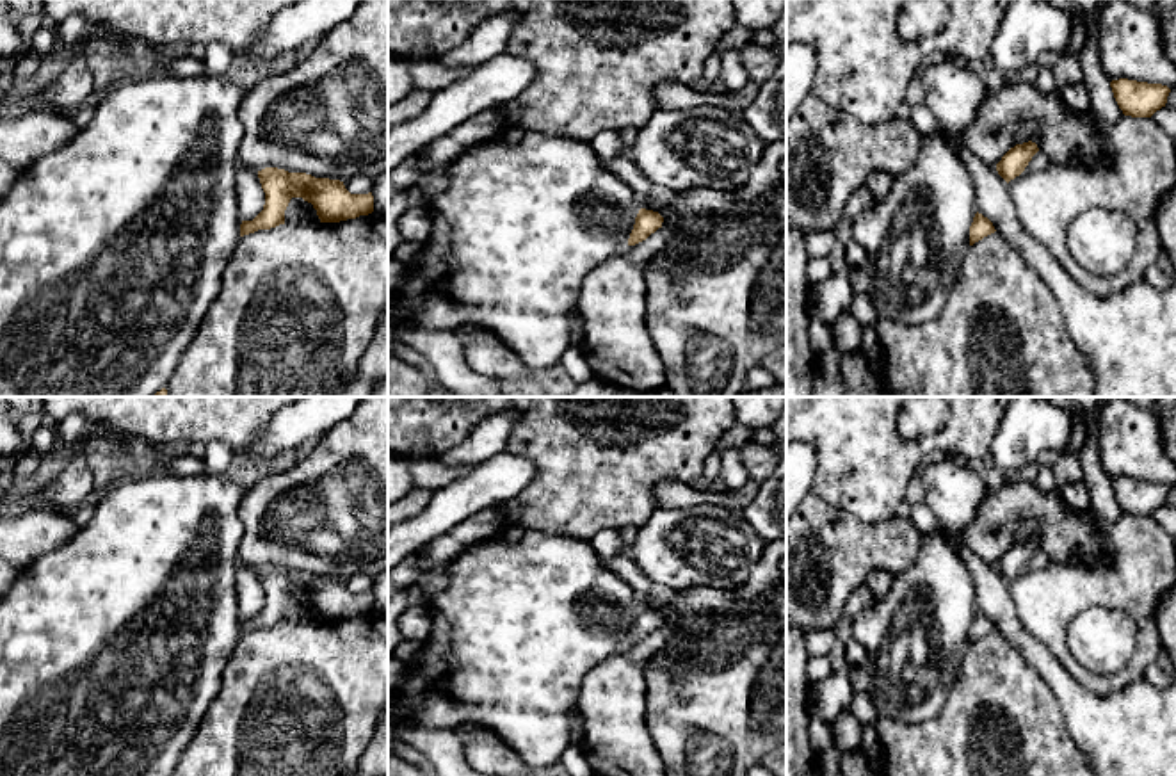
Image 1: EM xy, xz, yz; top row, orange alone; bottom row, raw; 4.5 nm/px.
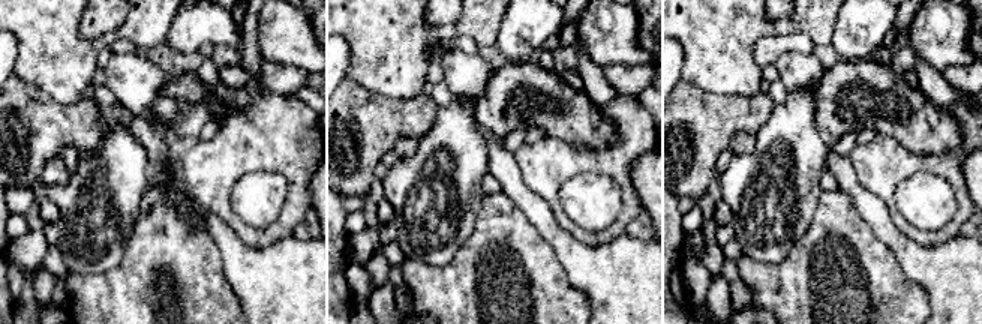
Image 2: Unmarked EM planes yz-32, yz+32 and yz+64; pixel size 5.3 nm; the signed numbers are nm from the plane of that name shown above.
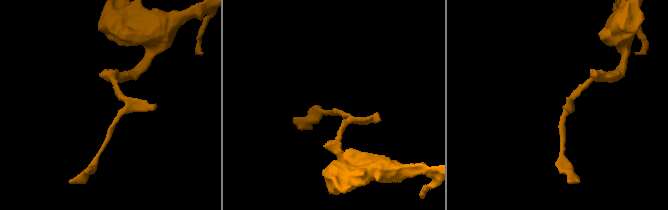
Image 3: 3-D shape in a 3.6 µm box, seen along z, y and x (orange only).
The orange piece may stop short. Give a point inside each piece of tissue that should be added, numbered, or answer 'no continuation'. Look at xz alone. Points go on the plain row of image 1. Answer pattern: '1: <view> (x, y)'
no continuation

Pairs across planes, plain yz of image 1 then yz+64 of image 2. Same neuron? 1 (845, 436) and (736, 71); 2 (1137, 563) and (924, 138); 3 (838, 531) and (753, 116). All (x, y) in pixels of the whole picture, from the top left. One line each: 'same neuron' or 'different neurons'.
1: same neuron
2: different neurons
3: same neuron

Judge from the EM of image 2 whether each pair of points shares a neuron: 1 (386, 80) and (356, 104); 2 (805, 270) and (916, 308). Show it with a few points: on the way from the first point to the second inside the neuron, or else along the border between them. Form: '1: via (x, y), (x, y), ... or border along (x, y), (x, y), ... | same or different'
1: border along (347, 77), (375, 92), (407, 98) | different
2: via (832, 296), (870, 296), (882, 308), (889, 308) | same

